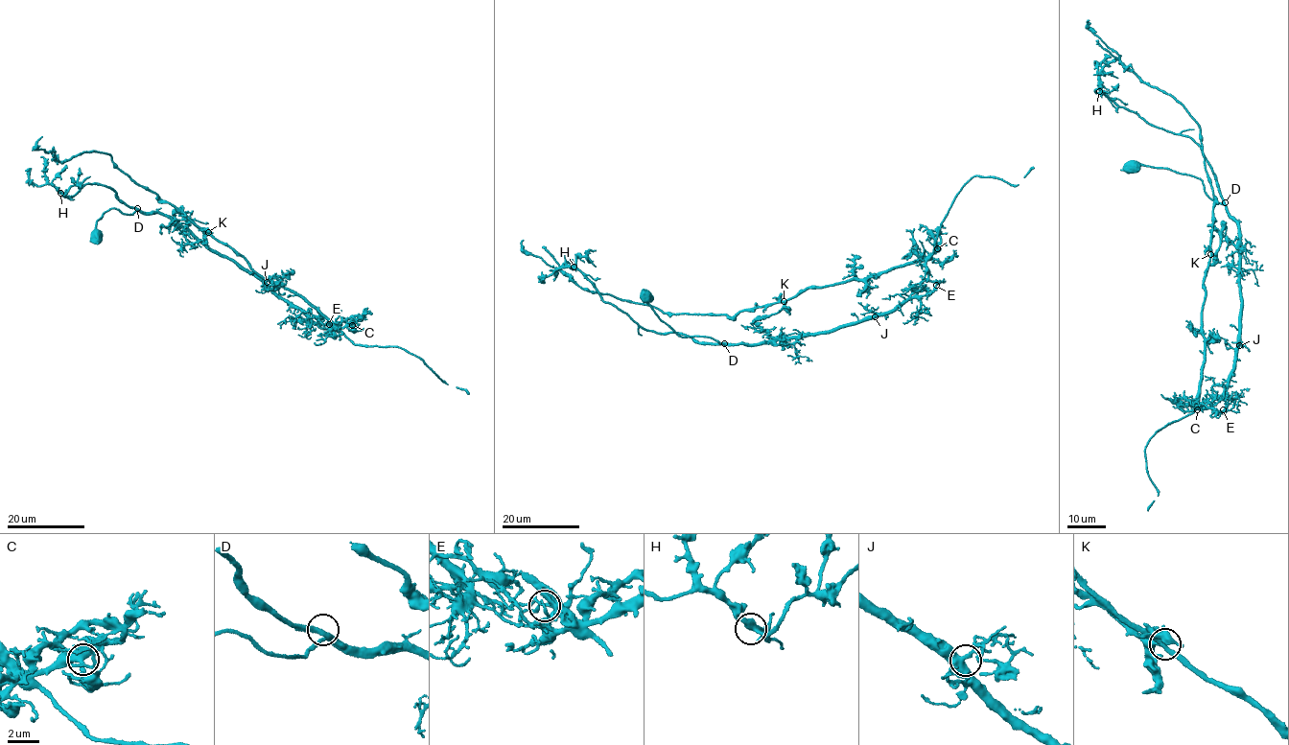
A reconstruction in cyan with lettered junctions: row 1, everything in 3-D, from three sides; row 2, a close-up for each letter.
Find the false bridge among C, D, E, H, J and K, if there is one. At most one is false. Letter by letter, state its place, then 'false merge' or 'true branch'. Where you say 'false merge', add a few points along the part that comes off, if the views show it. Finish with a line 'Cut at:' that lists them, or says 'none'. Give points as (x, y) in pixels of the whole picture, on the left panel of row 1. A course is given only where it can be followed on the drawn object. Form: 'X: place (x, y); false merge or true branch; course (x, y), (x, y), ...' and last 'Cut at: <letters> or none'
C: place (352, 325); true branch
D: place (137, 208); true branch
E: place (329, 324); false merge; course (329, 324), (331, 332), (333, 322), (111, 156), (83, 151), (60, 162), (35, 147), (42, 136)
H: place (60, 193); true branch
J: place (267, 282); true branch
K: place (208, 232); true branch
Cut at: E

